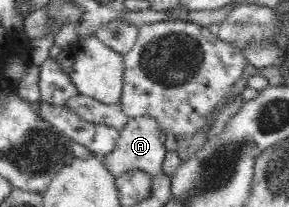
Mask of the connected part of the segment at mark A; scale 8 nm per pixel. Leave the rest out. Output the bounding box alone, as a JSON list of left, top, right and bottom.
[101,117,165,178]

